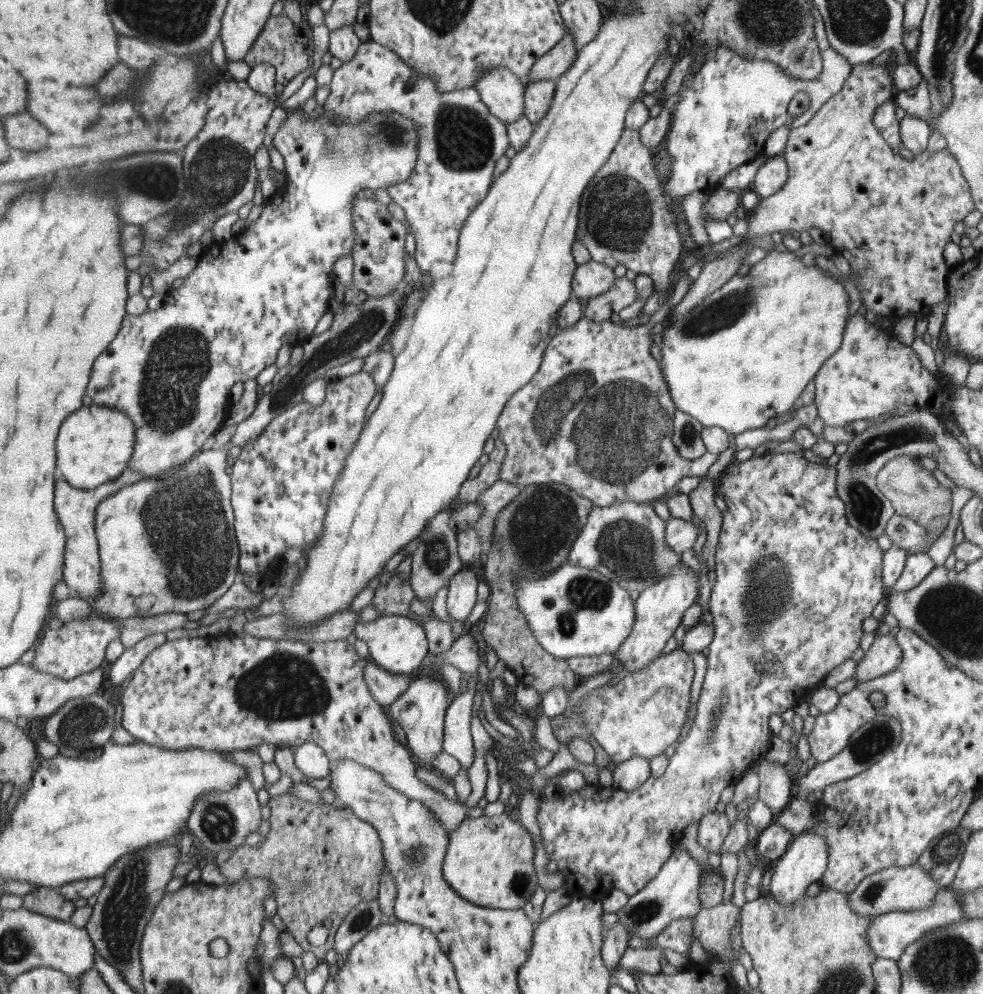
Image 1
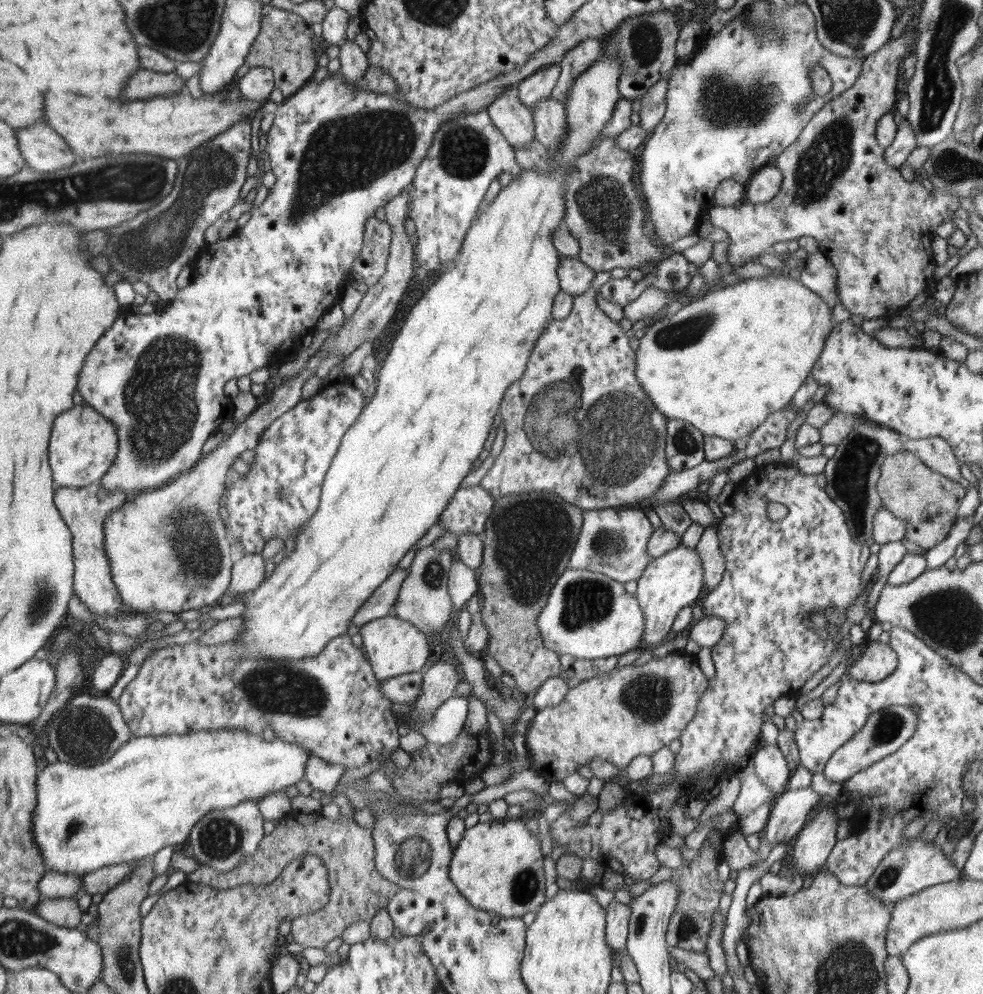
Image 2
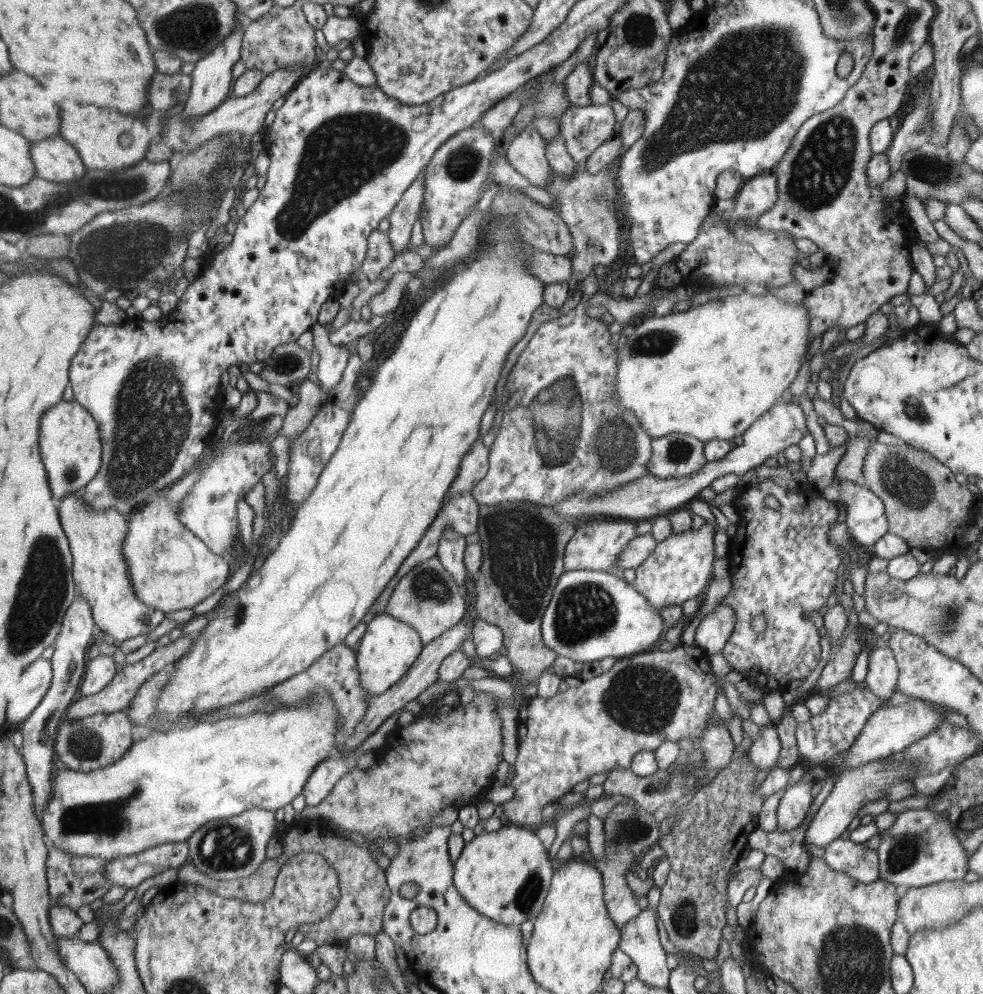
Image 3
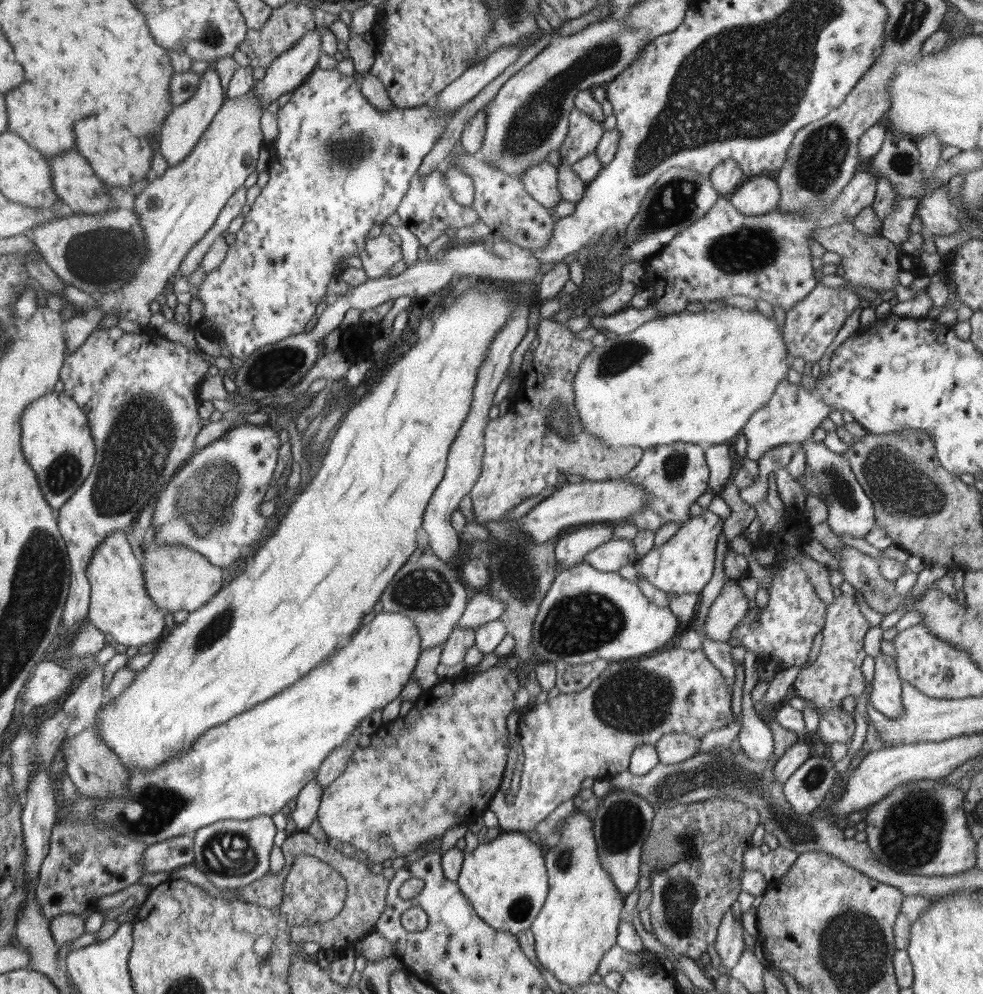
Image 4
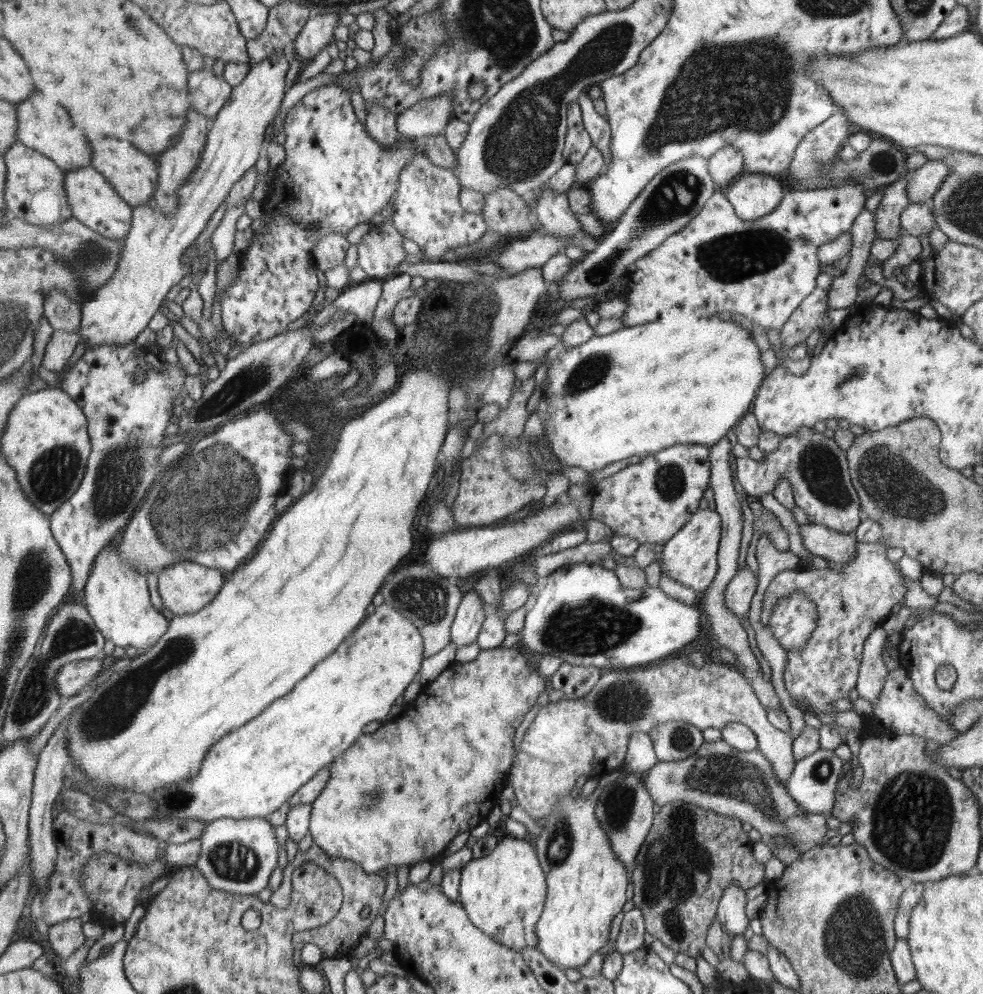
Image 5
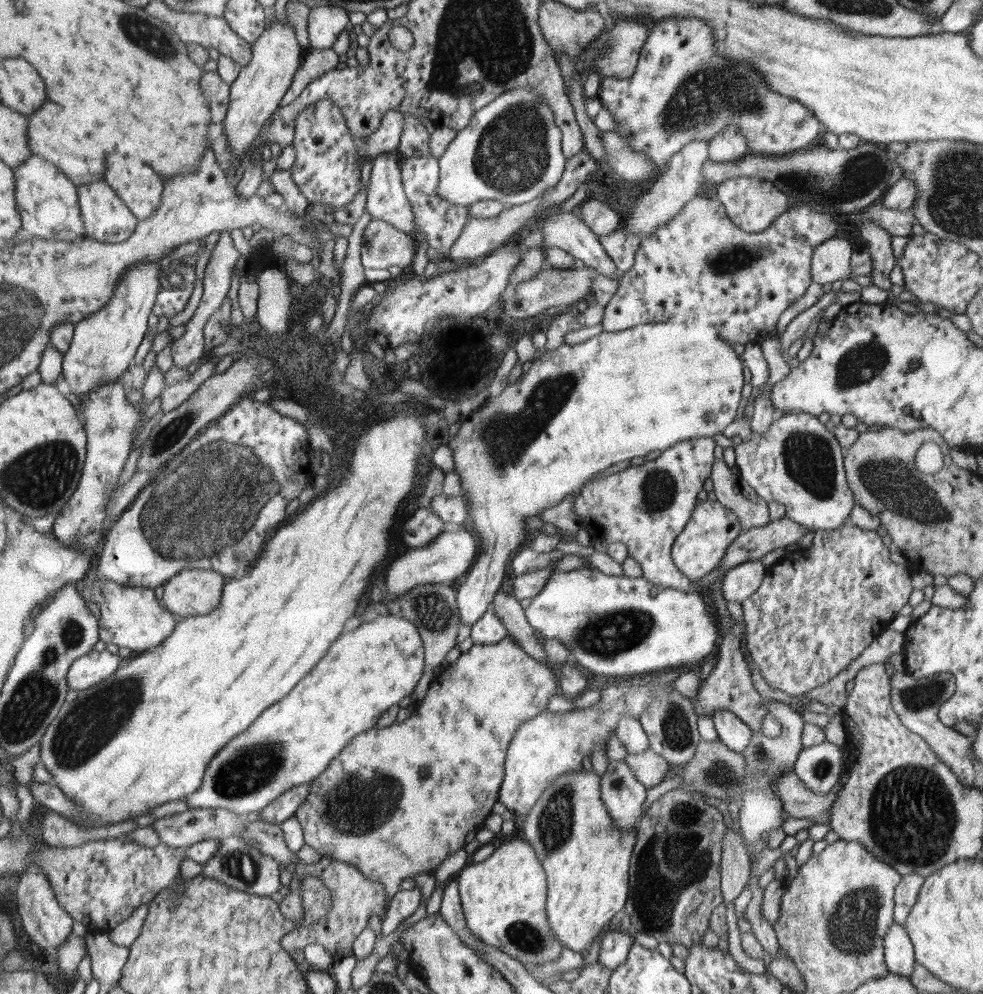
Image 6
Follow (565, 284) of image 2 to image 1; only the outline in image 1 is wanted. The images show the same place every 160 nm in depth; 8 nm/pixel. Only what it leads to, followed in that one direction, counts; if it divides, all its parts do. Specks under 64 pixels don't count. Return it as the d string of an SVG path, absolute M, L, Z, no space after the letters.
M591 259L586 264L577 265L572 281L572 296L589 299L598 296L614 286L616 274L612 267Z

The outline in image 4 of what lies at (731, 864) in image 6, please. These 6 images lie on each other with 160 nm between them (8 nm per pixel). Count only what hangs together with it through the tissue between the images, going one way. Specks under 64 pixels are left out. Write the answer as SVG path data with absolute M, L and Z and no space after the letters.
M731 908L725 912L722 924L718 928L716 943L714 943L720 959L722 959L722 966L727 970L736 967L738 959L745 950L744 943L744 928L740 920L732 914Z

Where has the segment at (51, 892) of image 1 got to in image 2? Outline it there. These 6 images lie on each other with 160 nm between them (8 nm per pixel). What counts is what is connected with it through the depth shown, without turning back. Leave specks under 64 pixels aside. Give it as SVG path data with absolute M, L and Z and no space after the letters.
M42 898L37 902L35 912L54 925L62 925L62 928L76 929L80 924L76 898Z

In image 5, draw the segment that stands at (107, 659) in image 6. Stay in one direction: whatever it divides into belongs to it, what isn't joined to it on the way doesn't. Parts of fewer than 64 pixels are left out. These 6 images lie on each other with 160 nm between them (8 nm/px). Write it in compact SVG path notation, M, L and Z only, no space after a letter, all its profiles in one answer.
M102 656L74 661L59 668L55 674L57 691L63 698L78 694L86 685L92 684L102 670Z

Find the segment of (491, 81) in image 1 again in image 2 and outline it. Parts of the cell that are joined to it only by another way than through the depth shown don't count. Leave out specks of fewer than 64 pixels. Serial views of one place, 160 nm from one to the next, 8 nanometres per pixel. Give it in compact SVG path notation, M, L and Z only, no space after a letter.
M510 85L487 108L491 121L503 132L516 151L527 149L536 139L533 112L522 106L518 92L518 85Z

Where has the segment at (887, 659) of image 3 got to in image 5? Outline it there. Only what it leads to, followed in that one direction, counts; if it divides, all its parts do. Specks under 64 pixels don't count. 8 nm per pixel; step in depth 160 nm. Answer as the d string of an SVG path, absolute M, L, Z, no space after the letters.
M888 672L883 691L877 696L877 701L873 706L874 717L882 726L900 734L920 736L924 739L932 739L940 745L947 745L960 732L952 729L946 720L937 712L934 712L924 700L924 697L912 688L909 676L903 672Z

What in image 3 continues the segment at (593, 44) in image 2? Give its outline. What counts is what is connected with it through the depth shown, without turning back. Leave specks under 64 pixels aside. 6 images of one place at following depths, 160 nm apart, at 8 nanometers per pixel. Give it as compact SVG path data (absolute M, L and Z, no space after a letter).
M586 61L580 63L565 79L564 95L568 103L576 107L592 106L590 87L592 86L592 66Z

